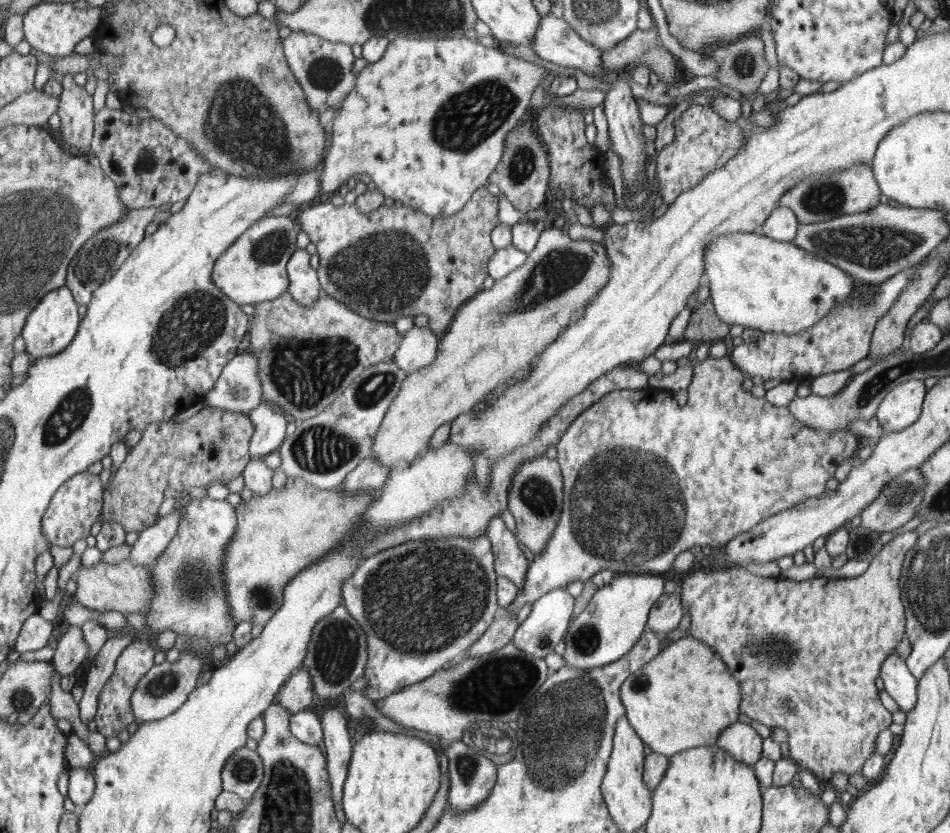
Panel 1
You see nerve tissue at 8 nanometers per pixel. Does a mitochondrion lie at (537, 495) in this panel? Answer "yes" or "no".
yes

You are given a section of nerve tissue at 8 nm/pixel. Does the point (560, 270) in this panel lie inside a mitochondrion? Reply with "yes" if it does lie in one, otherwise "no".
yes

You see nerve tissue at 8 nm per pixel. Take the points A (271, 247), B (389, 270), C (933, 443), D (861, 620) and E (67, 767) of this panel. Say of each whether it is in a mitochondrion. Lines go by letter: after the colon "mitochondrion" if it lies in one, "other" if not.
A: mitochondrion
B: mitochondrion
C: other
D: other
E: other

